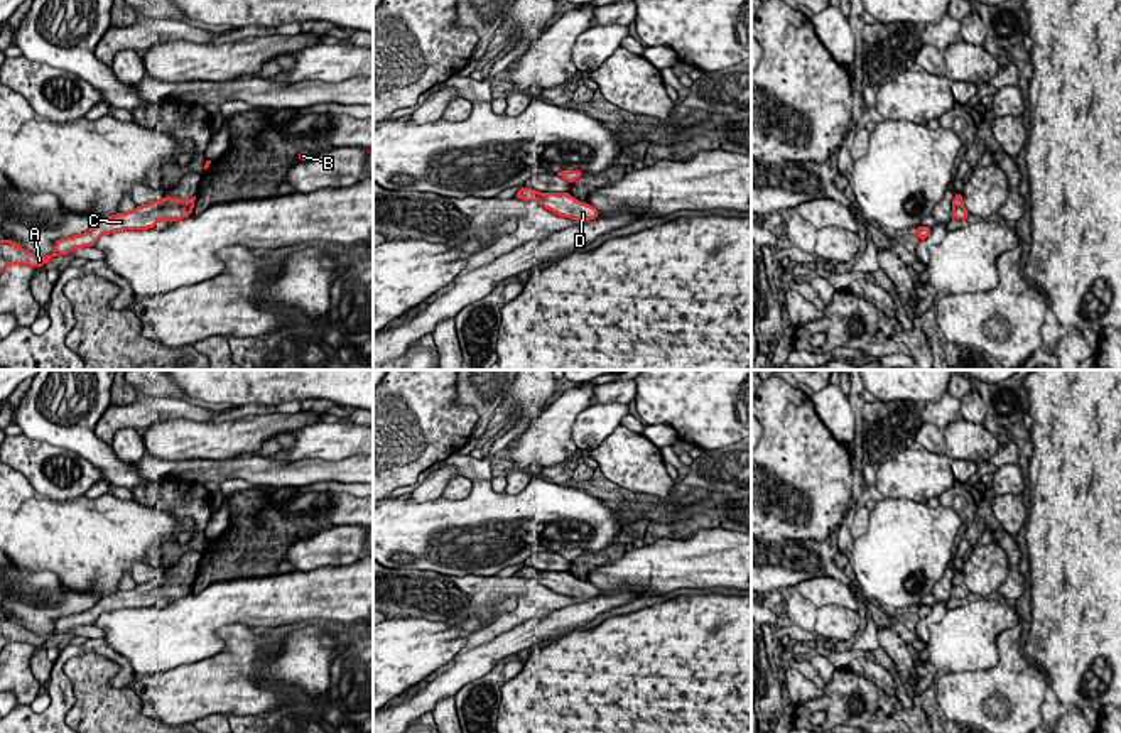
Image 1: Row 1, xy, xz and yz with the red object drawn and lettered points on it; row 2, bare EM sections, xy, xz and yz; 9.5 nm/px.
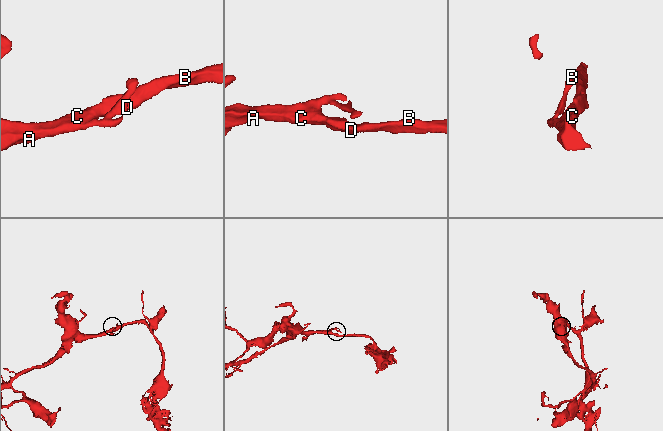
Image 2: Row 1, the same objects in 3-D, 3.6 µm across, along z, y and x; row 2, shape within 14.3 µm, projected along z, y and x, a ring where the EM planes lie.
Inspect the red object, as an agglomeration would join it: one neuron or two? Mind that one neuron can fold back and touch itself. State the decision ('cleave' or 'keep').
keep

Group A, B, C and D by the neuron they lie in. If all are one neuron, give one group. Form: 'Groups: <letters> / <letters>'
Groups: A B C D

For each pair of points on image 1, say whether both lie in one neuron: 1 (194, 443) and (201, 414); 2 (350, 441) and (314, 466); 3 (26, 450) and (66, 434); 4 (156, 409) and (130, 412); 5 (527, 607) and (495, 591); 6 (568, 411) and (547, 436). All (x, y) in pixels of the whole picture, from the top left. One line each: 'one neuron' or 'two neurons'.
1: two neurons
2: two neurons
3: two neurons
4: one neuron
5: one neuron
6: one neuron

